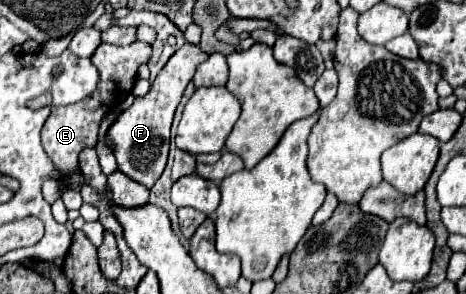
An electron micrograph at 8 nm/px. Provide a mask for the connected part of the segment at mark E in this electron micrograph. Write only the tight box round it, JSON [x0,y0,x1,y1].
[42,42,152,170]

